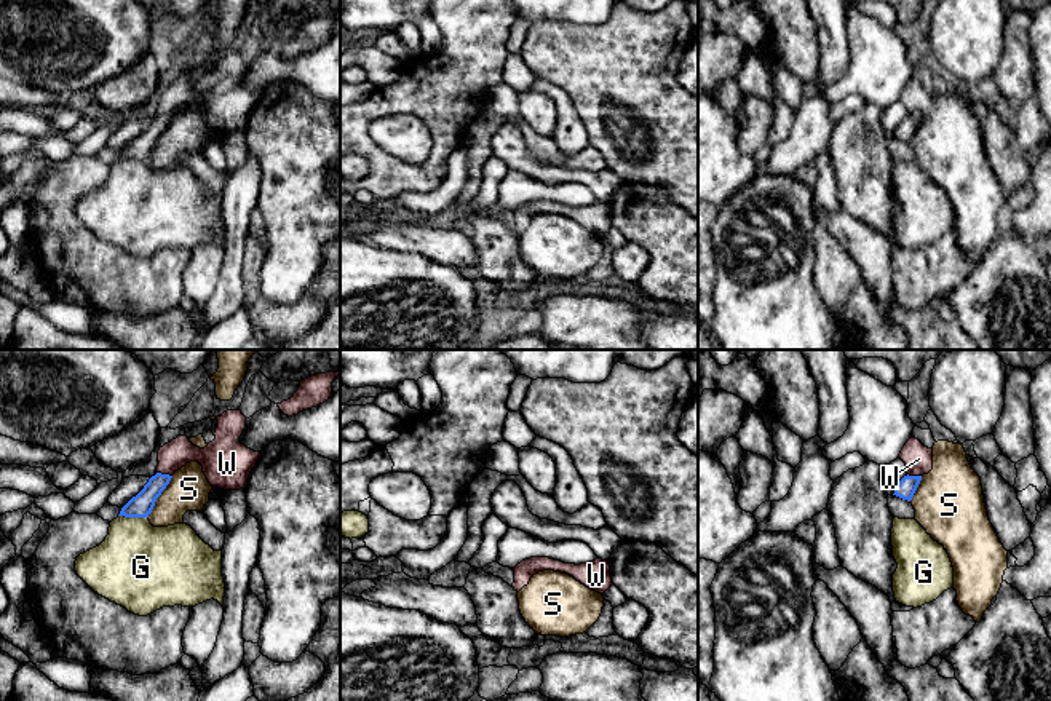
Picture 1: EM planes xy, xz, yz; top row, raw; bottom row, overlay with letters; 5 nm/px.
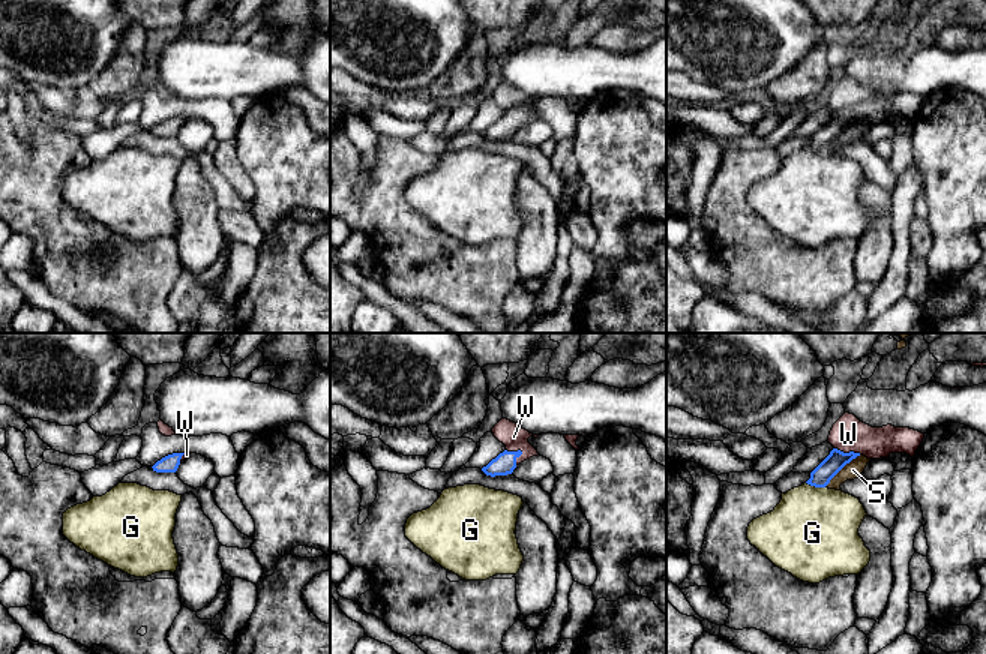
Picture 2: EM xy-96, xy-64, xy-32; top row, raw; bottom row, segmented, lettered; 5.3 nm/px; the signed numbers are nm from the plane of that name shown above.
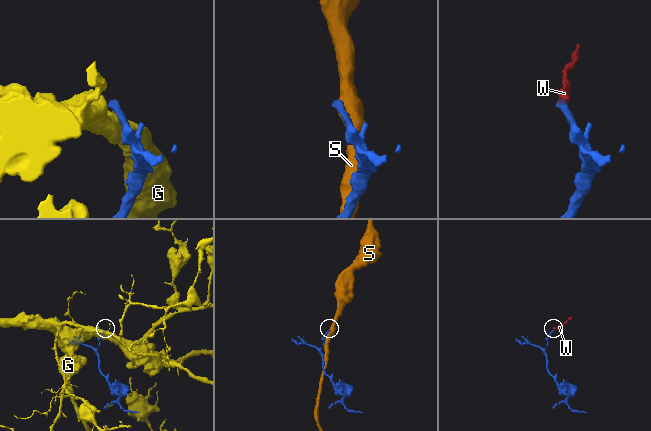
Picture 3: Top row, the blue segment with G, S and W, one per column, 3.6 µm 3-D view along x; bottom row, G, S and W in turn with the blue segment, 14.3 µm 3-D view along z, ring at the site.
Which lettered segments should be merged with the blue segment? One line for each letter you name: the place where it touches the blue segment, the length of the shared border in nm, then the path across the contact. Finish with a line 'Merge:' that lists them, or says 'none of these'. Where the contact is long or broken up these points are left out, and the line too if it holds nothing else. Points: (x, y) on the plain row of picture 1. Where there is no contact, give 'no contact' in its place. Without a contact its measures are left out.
W: xy (165, 117) | 80 nm | across xy (141, 147), (165, 117), (168, 104), (176, 96)
Merge: W

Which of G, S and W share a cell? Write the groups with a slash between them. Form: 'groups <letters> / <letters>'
groups G / S / W

